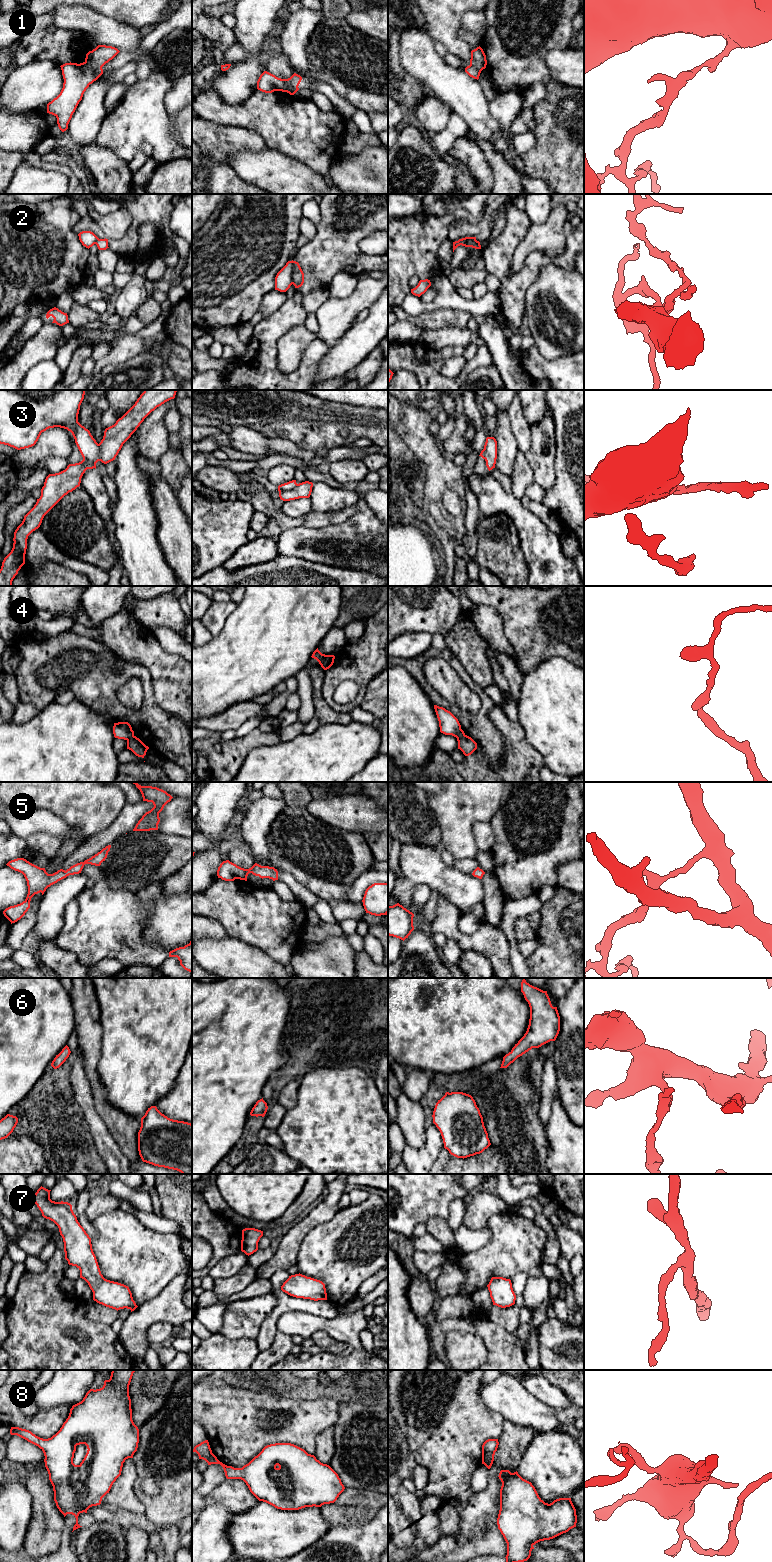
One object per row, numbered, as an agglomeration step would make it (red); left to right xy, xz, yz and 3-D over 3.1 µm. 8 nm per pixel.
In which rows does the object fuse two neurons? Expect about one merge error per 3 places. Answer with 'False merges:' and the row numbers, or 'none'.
False merges: 1, 2, 3, 4

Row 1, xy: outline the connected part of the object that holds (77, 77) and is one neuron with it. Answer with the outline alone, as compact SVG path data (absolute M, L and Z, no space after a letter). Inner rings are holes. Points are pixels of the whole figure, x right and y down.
M85 62L65 63L60 67L64 79L63 88L60 94L47 104L47 113L57 118L58 127L64 132L68 129L84 92L103 74L103 69L92 69Z

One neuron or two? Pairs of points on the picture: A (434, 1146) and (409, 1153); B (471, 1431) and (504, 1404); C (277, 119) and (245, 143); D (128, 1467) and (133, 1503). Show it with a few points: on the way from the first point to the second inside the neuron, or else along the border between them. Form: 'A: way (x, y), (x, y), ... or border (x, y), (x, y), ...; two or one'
A: way (428, 1152), (415, 1153); one
B: border (480, 1393), (480, 1399), (505, 1419); two
C: border (235, 127), (246, 127), (254, 130), (267, 146); two
D: way (128, 1476), (128, 1494); one

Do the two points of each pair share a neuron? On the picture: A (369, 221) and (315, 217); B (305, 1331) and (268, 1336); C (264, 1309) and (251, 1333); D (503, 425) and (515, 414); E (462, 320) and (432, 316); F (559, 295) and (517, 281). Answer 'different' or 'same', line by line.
A: different
B: different
C: same
D: different
E: same
F: different

